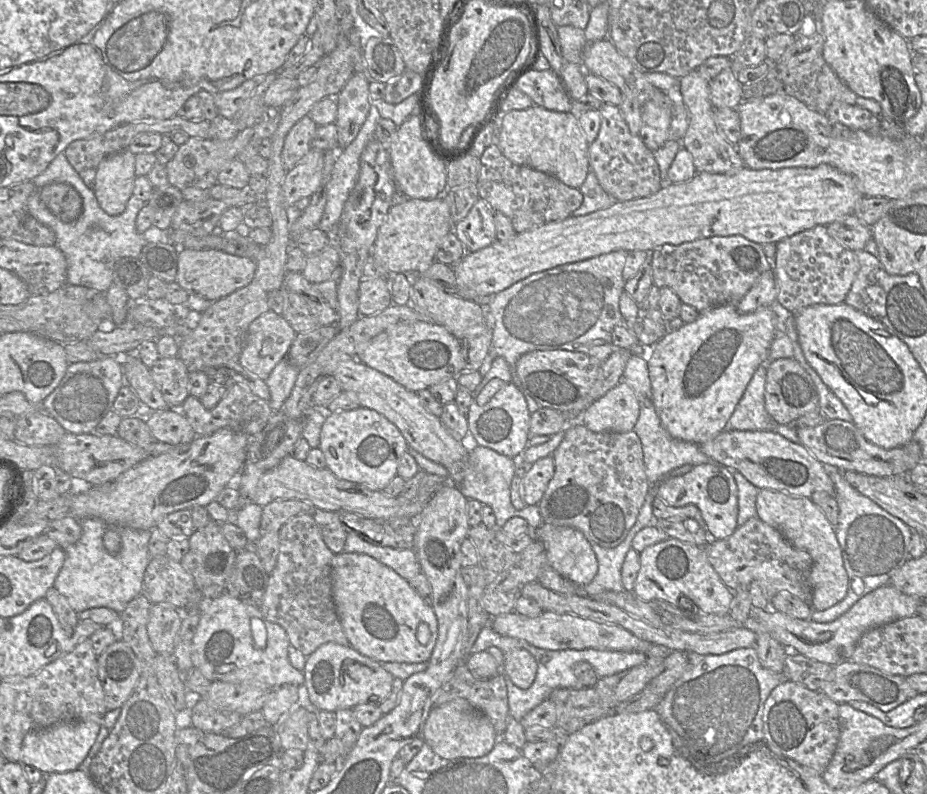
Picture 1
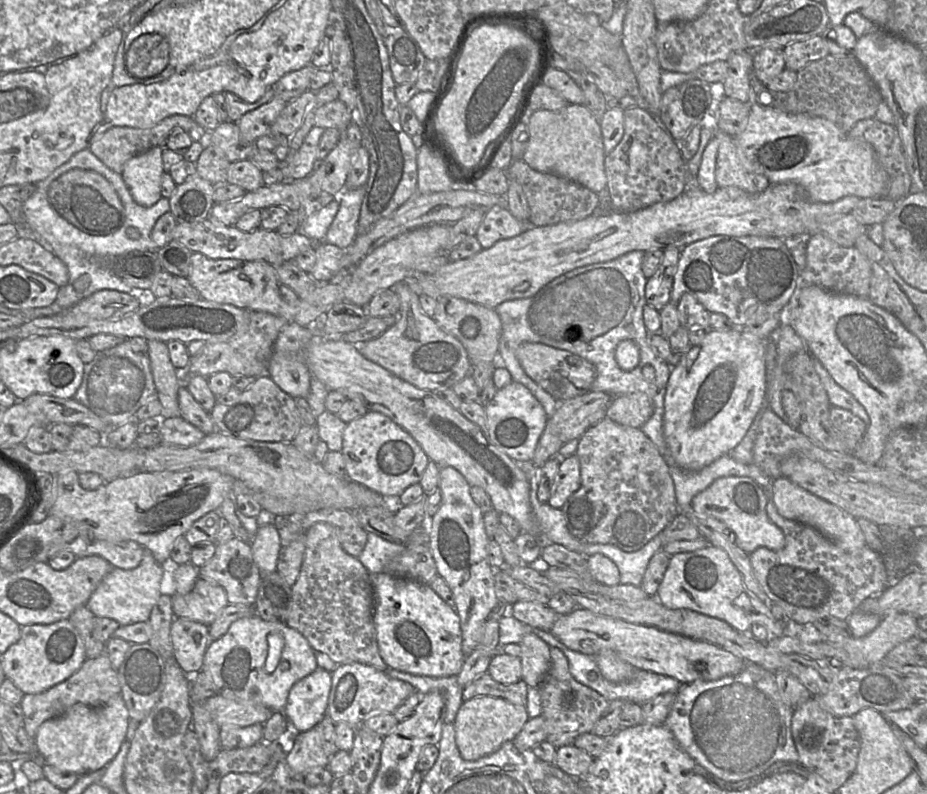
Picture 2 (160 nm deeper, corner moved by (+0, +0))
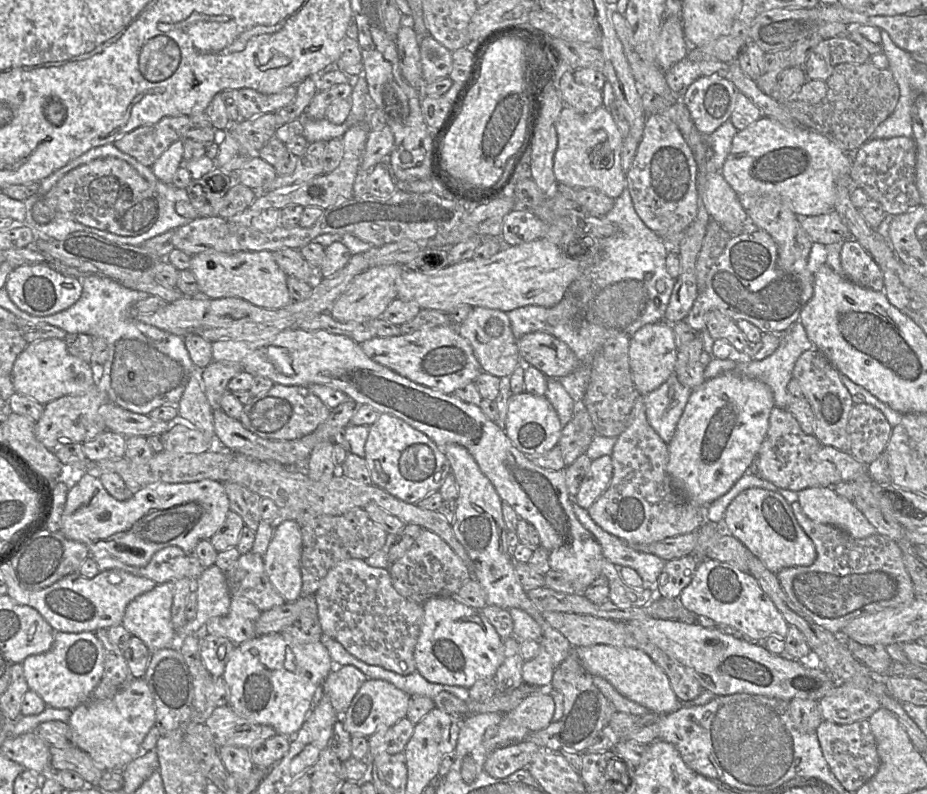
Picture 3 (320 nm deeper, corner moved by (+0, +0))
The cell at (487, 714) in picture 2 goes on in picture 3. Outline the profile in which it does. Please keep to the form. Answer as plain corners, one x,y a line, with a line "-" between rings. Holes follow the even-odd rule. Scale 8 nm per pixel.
532,693
504,715
530,732
537,732
553,722
554,712
555,702
550,694

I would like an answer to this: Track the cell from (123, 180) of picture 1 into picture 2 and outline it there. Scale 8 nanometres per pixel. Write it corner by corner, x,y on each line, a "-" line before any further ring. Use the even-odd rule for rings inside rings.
156,146
133,157
122,168
122,178
133,200
140,206
151,206
162,197
163,151
162,146

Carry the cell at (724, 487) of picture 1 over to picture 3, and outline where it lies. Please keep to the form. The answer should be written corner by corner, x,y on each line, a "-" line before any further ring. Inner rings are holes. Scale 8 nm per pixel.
762,488
742,491
725,510
721,524
726,533
737,538
775,574
783,568
810,566
815,561
813,542
797,522
789,502
775,492

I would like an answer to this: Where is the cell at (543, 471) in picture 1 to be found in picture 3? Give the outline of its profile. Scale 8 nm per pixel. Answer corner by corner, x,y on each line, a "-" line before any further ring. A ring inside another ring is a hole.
610,455
592,460
590,469
580,484
574,502
588,509
608,488
613,474

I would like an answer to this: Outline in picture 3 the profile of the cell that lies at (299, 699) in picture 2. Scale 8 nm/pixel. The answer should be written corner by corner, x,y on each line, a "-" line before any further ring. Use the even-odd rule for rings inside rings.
354,666
334,667
322,683
321,690
338,715
343,715
361,685
368,679

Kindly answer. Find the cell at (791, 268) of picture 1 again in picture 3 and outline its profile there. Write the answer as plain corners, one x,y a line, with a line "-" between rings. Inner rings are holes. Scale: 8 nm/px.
854,239
843,241
840,251
842,275
851,282
874,291
883,291
883,274
870,254

